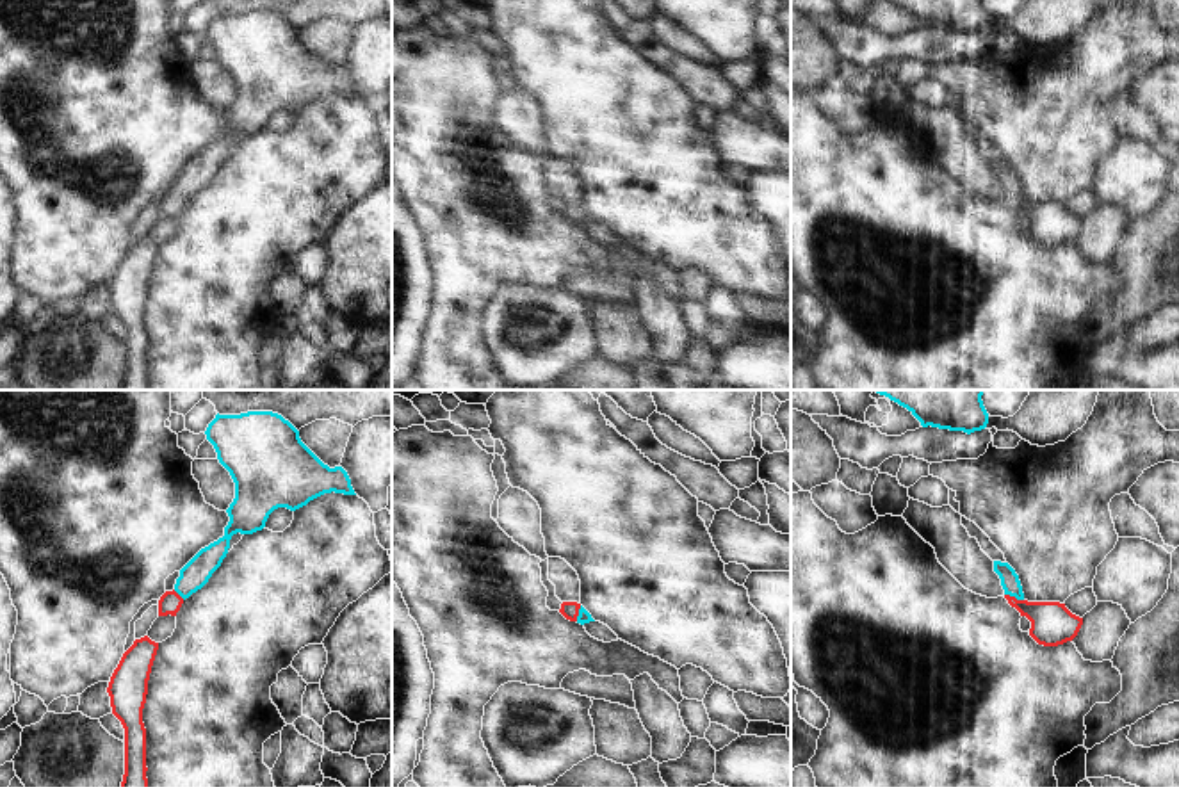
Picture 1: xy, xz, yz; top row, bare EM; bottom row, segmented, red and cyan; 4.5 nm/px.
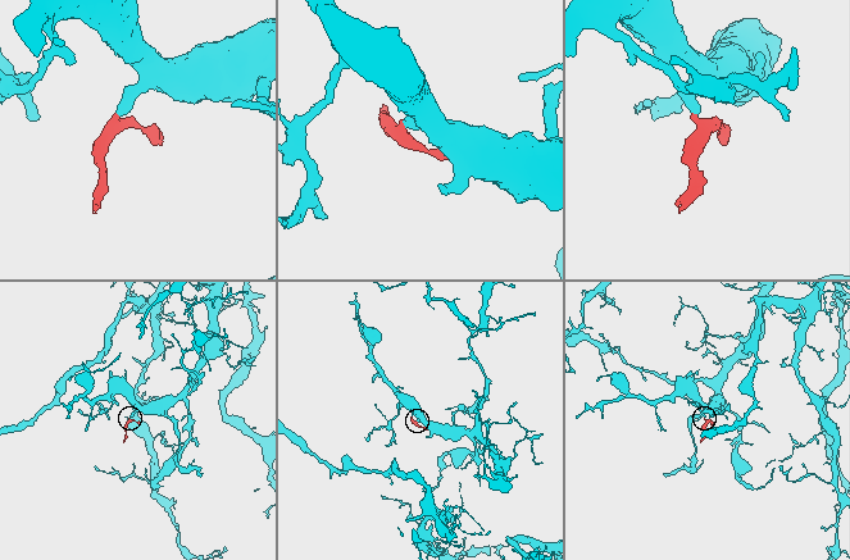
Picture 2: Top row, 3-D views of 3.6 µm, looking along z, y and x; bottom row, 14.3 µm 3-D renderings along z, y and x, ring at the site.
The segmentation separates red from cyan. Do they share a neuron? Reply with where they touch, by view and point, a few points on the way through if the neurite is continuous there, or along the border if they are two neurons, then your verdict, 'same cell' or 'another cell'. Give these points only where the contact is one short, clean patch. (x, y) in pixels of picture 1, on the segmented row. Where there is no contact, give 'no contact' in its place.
yz (1014, 597) | across yz (1053, 624), (1014, 597), (1010, 583) | same cell

